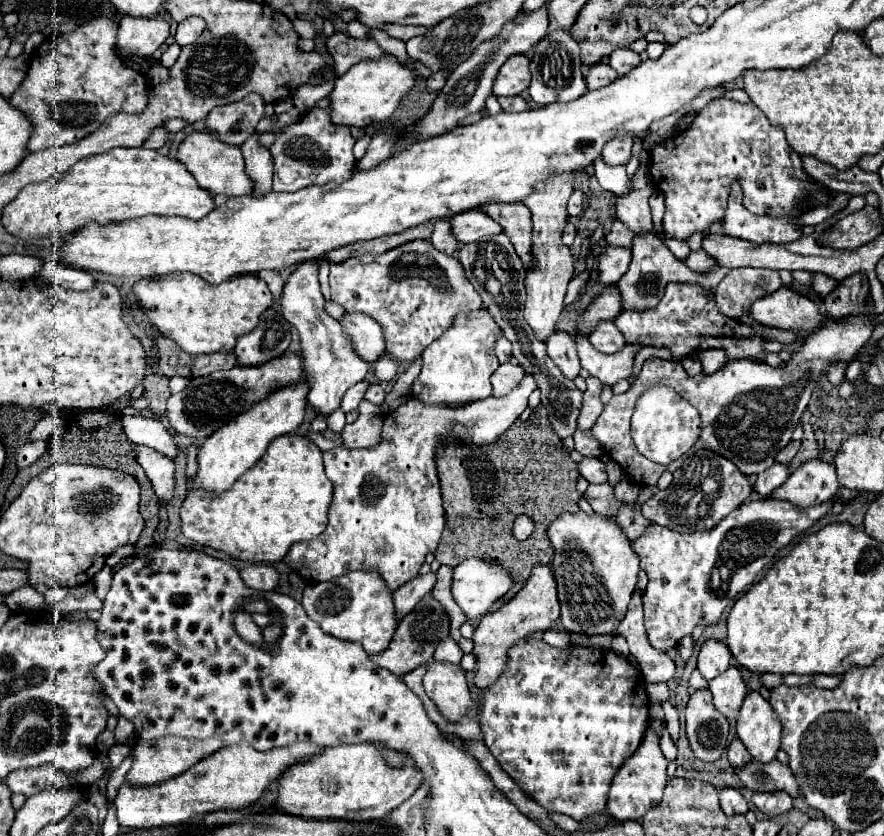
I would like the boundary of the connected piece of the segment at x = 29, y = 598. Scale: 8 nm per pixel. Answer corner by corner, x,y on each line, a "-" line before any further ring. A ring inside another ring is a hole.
23,586
11,594
7,594
7,606
13,612
25,612
25,610
41,610
45,604
45,598
41,594
37,594
35,588
31,586

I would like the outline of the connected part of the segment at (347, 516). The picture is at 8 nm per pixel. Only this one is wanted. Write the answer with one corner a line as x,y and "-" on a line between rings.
525,376
523,384
519,384
511,394
503,398
485,398
479,402
471,402
465,408
433,408
423,406
419,400
409,398
405,400
395,412
389,412
383,418
381,442
375,448
363,450
347,450
347,448
333,448
323,452
325,472
327,478
333,482
333,500
329,506
329,524
325,528
327,538
315,538
307,542
307,550
303,550
303,542
293,544
291,552
283,558
283,562
293,568
301,578
307,582
321,582
343,576
345,572
353,570
377,570
387,588
397,590
411,578
419,574
425,556
439,546
441,532
445,526
445,512
441,506
441,490
437,478
437,450
445,446
461,446
461,444
475,444
487,446
493,440
499,440
509,426
521,416
527,408
529,394
537,388
533,376

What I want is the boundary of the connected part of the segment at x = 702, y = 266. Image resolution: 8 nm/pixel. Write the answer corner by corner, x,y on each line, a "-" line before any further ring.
699,250
699,252
691,252
689,254
687,266
689,268
697,268
699,272
709,272
709,270
715,270
719,264
715,264
715,260
711,260
711,256
707,256
707,252

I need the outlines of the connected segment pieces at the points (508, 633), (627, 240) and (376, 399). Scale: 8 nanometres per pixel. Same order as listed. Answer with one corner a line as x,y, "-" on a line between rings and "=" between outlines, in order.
535,564
525,586
497,612
489,612
481,618
481,624
473,634
475,642
473,652
477,656
475,684
479,688
489,688
489,684
495,682
507,670
507,652
511,644
515,644
517,640
525,640
529,634
551,630
557,620
559,620
559,600
557,600
555,576
549,564
=
615,220
611,230
607,232
605,240
607,240
607,244
615,244
615,246
621,246
621,248
631,248
633,232
629,228
625,228
619,220
=
369,384
367,392
365,392
365,398
371,402
371,404
383,404
385,400
385,390
381,384

